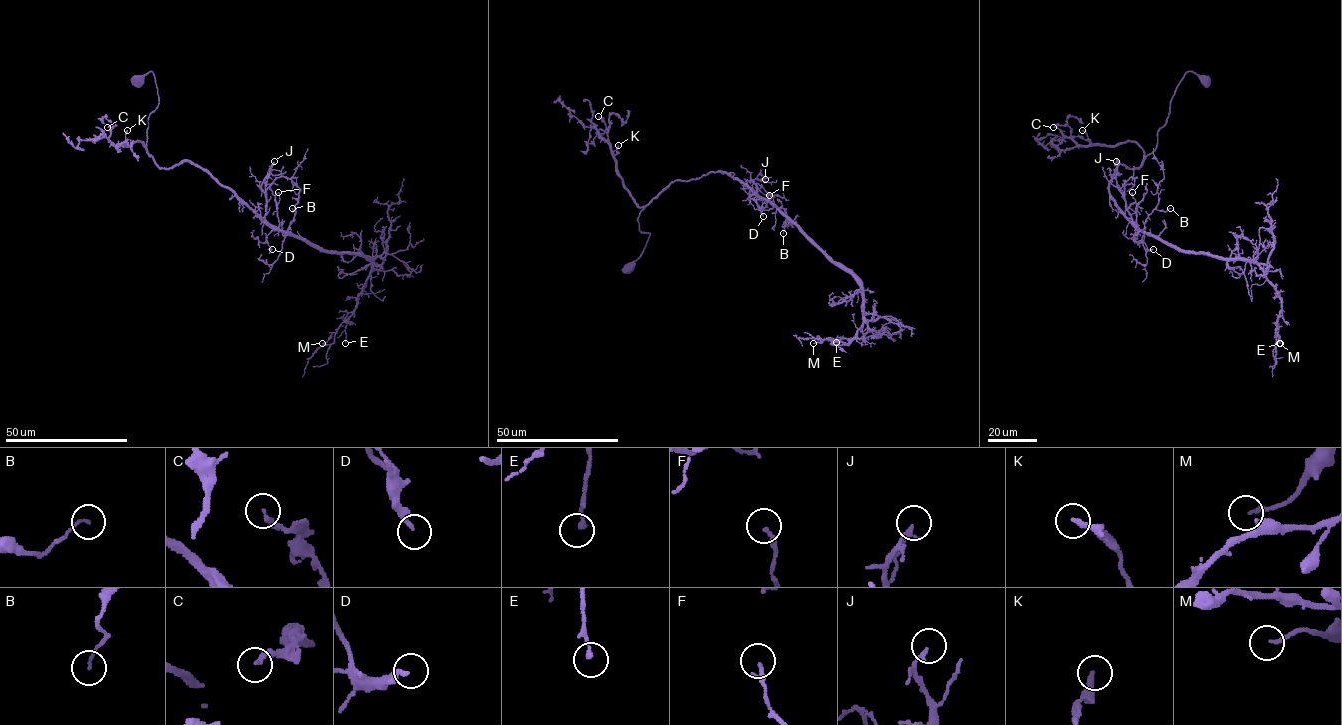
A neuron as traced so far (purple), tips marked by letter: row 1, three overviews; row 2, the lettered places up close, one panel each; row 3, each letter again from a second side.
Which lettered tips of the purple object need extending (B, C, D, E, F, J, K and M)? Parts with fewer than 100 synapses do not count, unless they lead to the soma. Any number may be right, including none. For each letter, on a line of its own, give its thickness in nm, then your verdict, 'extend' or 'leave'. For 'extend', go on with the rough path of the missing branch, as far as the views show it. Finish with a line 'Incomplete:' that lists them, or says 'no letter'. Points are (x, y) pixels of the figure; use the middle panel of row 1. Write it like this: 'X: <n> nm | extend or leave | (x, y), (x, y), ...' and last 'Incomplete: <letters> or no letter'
B: 110 nm | leave
C: 170 nm | leave
D: 260 nm | leave
E: 190 nm | leave
F: 170 nm | leave
J: 190 nm | leave
K: 240 nm | leave
M: 180 nm | leave
Incomplete: no letter

